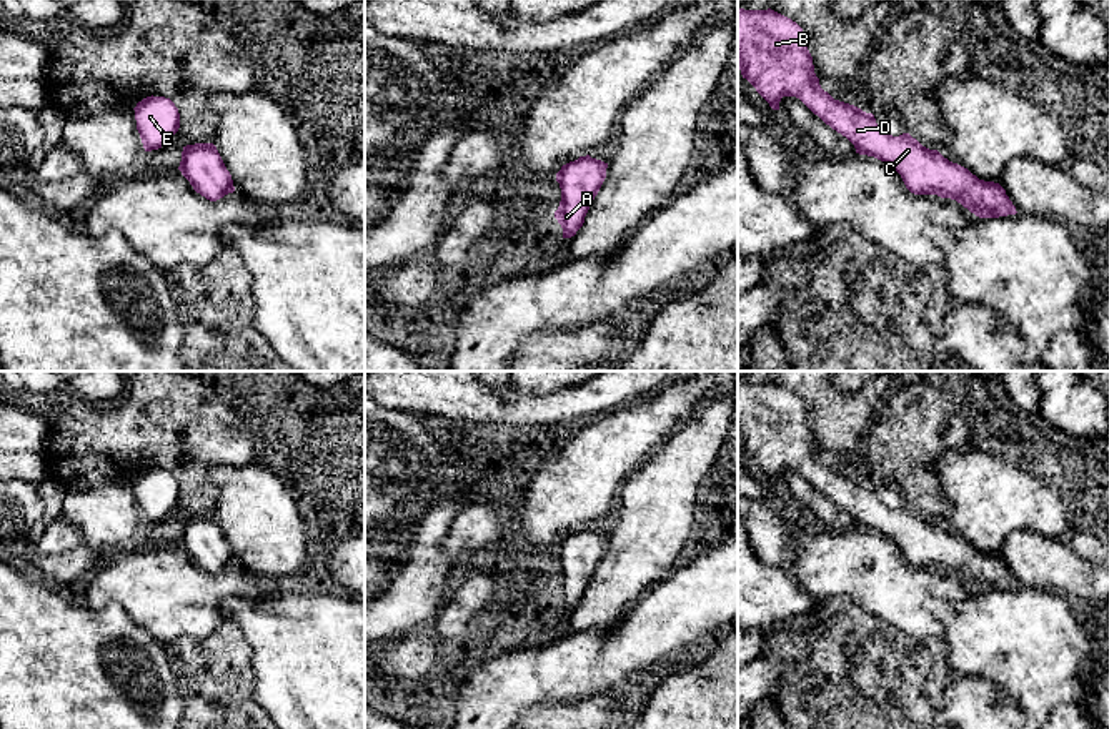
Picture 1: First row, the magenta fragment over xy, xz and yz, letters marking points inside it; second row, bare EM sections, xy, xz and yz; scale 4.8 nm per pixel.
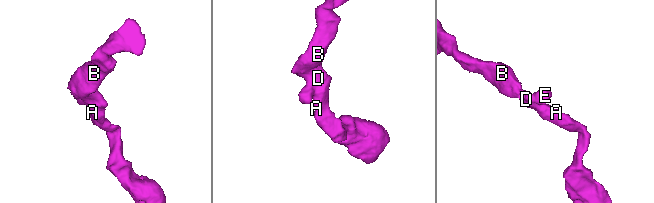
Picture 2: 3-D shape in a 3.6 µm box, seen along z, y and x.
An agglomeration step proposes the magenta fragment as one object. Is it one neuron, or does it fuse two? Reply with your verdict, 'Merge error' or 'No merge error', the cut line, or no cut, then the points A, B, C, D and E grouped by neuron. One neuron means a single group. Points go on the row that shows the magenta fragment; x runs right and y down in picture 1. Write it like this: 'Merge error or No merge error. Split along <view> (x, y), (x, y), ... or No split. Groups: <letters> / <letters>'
No merge error. No split. Groups: A B C D E

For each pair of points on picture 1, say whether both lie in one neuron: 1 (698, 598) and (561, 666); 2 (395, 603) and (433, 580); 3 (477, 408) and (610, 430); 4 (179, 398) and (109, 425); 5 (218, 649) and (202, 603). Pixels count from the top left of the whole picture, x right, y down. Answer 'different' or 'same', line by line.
1: same
2: same
3: different
4: same
5: different

